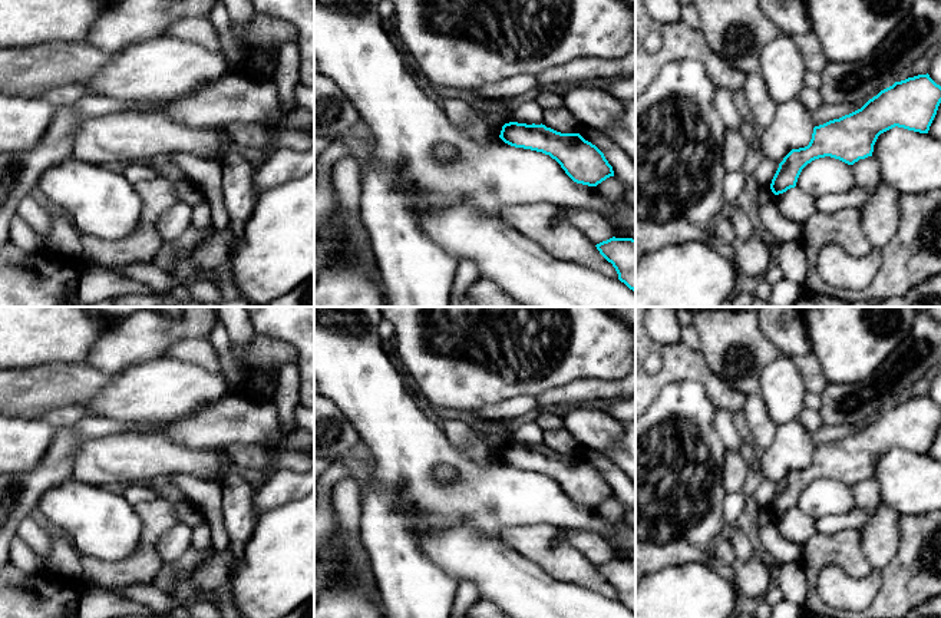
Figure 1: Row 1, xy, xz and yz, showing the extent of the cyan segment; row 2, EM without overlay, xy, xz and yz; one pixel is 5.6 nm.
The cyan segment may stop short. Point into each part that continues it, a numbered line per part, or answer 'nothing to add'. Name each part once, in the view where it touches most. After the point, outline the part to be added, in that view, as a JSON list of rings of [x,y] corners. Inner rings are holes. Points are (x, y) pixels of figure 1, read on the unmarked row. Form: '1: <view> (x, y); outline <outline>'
nothing to add

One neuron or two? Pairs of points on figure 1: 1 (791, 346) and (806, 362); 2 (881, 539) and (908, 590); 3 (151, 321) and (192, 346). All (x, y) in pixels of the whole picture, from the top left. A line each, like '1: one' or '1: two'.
1: two
2: two
3: two

